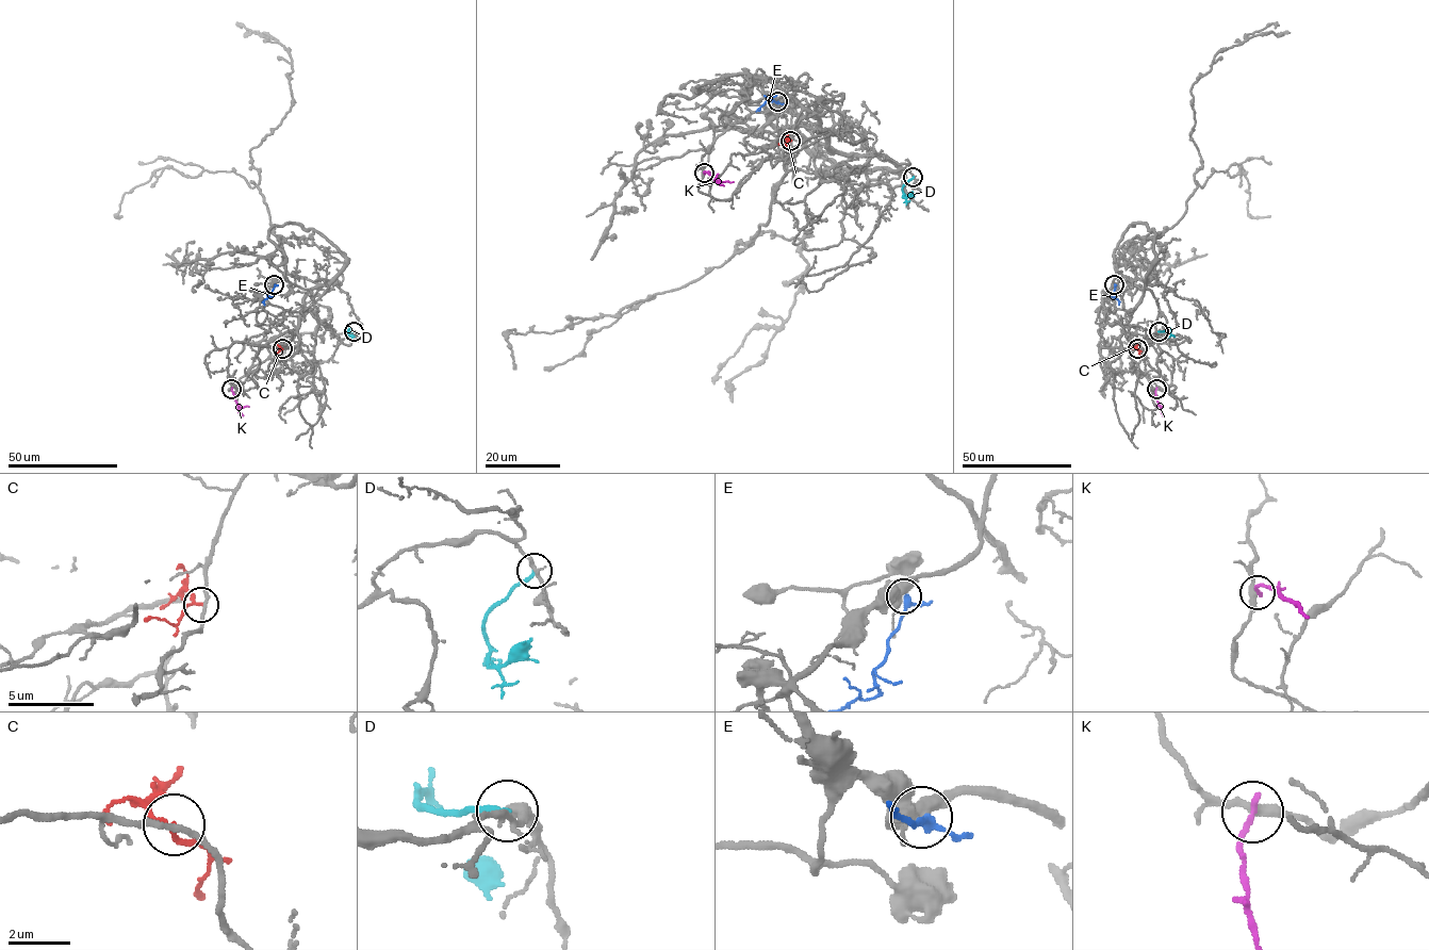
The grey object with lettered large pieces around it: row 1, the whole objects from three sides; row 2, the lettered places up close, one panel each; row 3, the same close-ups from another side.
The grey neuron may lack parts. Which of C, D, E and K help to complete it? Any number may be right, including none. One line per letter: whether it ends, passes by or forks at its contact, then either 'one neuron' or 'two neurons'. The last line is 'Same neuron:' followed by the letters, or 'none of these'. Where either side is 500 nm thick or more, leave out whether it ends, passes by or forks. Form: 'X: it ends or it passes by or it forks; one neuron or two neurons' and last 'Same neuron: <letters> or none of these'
C: it passes by; two neurons
D: it ends; two neurons
E: it passes by; two neurons
K: it ends; two neurons
Same neuron: none of these

